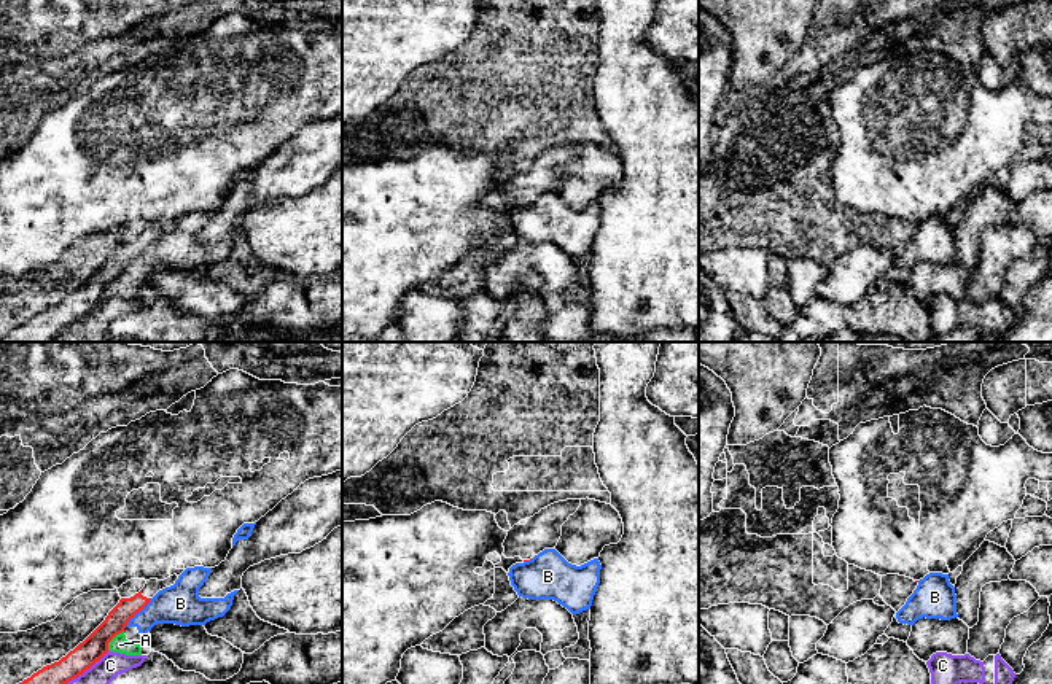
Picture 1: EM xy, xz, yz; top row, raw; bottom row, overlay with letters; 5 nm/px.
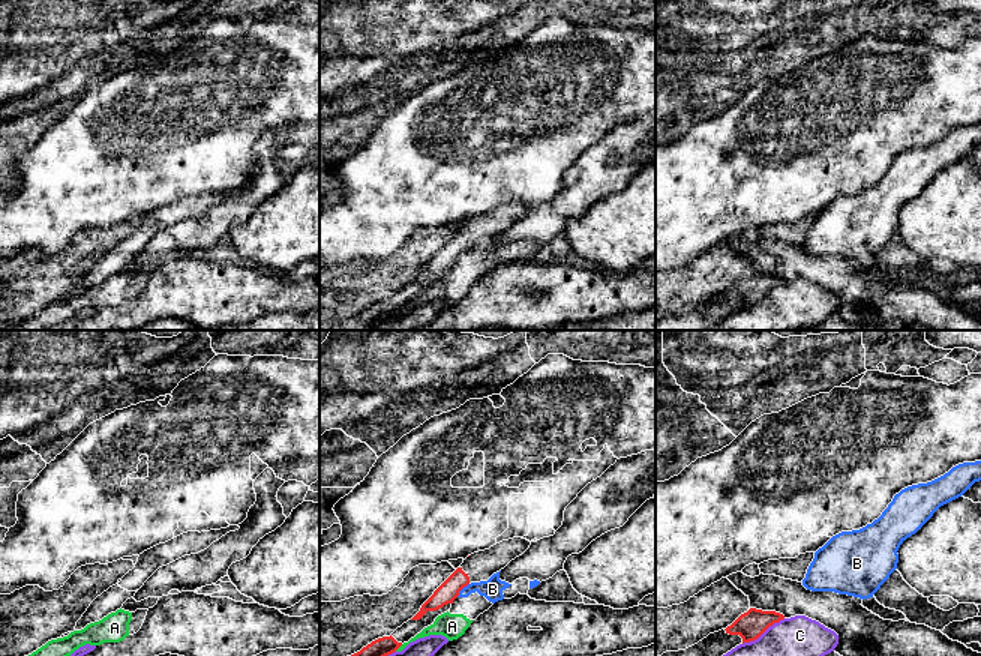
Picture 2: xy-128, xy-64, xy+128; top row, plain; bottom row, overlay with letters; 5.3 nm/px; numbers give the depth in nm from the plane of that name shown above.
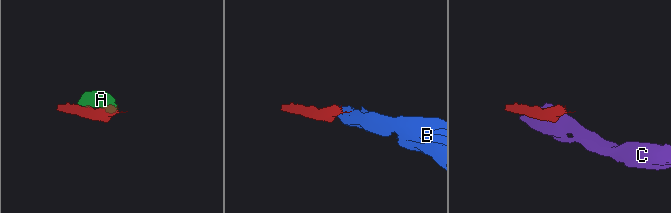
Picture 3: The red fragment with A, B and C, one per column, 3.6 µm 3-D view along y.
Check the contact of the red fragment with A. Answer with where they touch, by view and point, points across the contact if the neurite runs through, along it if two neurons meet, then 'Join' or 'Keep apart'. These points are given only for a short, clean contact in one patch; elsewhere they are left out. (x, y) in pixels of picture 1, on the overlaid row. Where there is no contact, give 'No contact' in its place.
Touches red at xy (112, 638). Keep apart

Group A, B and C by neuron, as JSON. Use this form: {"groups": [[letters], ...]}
{"groups": [["A", "B"], ["C"]]}

